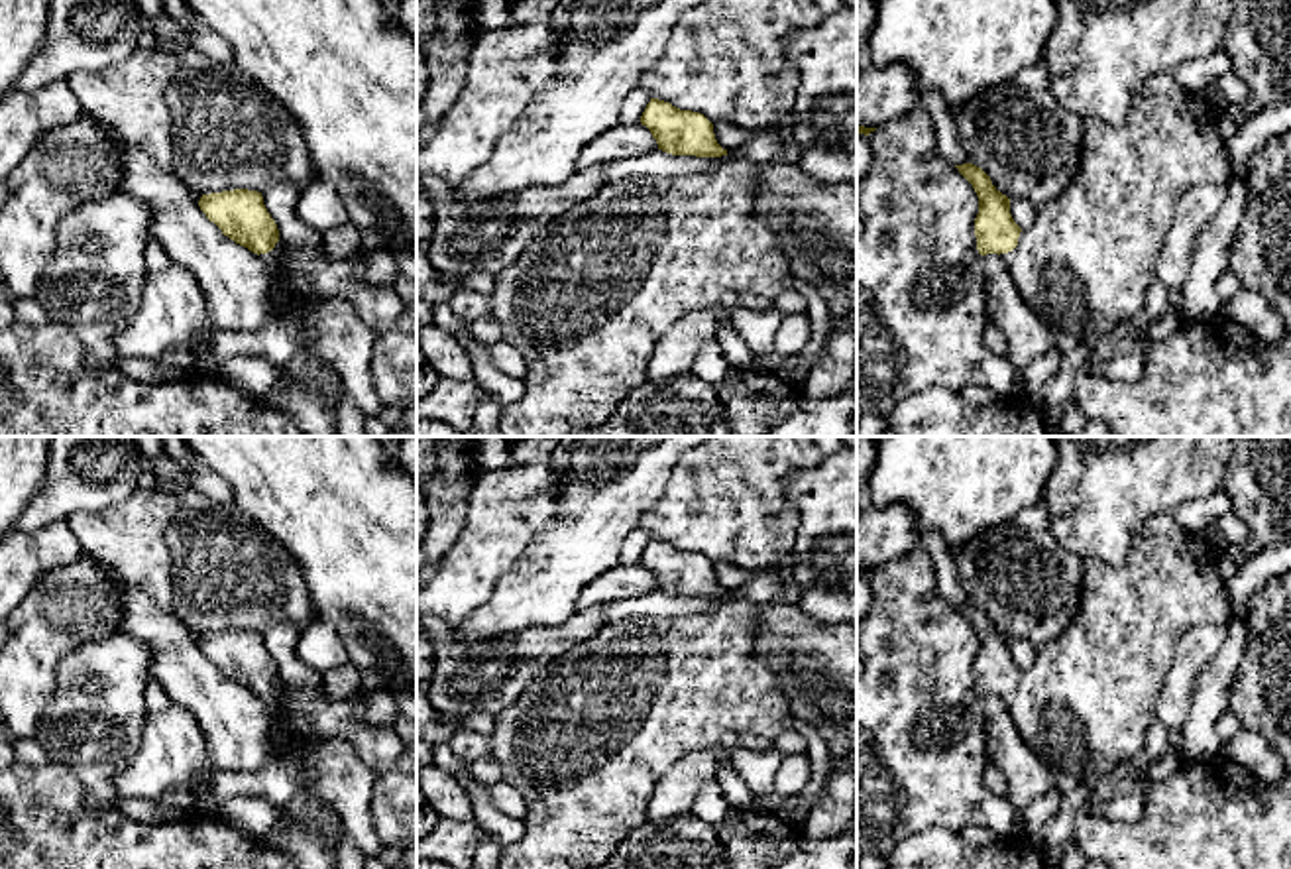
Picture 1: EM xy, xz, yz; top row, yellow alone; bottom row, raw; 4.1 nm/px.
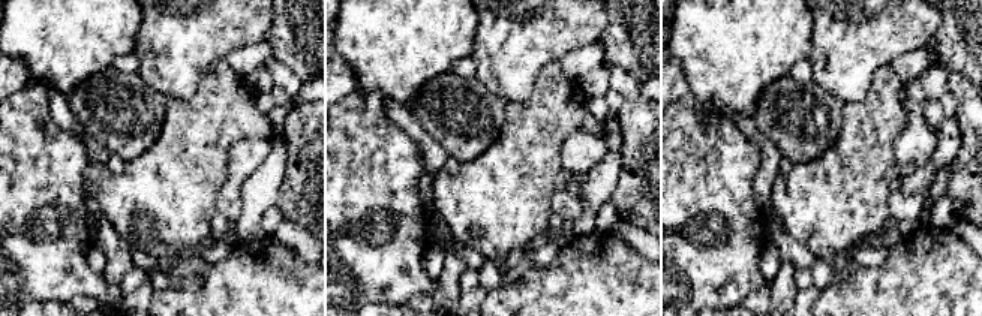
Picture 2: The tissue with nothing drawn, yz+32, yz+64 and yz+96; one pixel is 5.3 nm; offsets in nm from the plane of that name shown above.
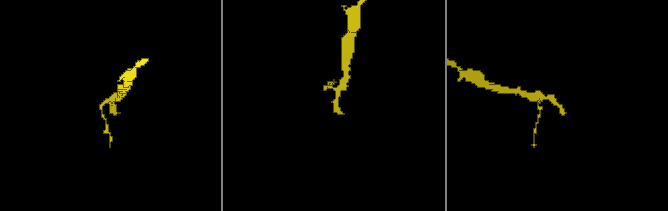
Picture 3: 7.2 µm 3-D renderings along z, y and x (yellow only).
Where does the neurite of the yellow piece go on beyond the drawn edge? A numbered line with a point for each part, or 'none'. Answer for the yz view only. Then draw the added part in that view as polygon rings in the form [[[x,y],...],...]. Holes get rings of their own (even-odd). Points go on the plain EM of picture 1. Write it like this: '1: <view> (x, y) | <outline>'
1: yz (1085, 704) | [[[1155,513],[1144,523],[1120,566],[1083,558],[1085,592],[1075,619],[1057,639],[1038,649],[1034,665],[1022,668],[1018,686],[1000,694],[1016,729],[1022,733],[1022,741],[1049,769],[1079,777],[1112,773],[1142,751],[1148,729],[1159,720],[1157,700],[1181,633],[1199,623],[1228,625],[1232,619],[1232,604],[1224,582],[1218,578],[1222,564],[1203,537],[1183,531],[1171,513]]]

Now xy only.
1: xy (274, 698) | [[[277,682],[275,688],[267,694],[259,694],[259,698],[269,706],[269,710],[283,722],[283,688]]]

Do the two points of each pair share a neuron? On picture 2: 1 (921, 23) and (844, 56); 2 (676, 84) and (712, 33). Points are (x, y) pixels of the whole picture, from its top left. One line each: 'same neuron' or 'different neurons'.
1: same neuron
2: different neurons

